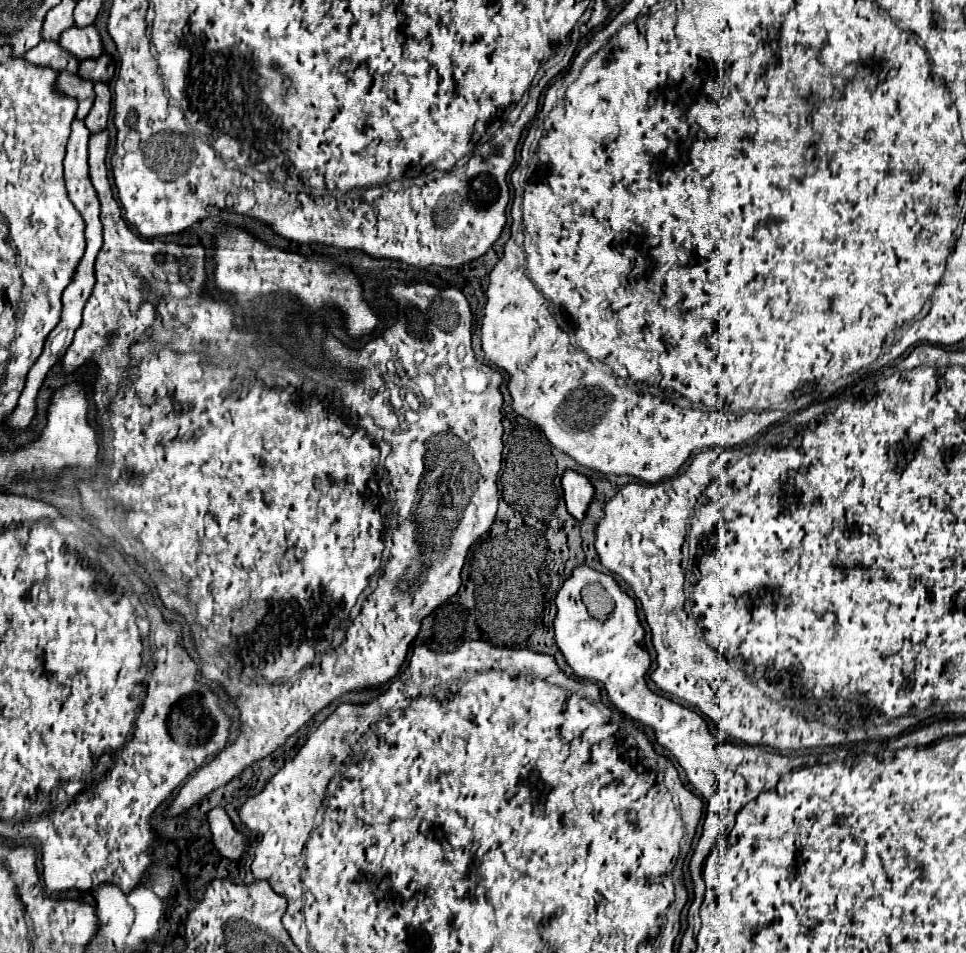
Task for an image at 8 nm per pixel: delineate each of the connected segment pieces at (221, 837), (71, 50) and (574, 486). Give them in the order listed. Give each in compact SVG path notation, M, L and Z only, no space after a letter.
M212 808L208 812L208 824L216 850L230 860L238 860L244 852L244 836L234 830L224 808Z
M72 26L62 34L60 46L78 62L88 58L98 58L102 54L102 40L94 26L86 26L86 28Z
M568 470L562 478L562 488L564 488L564 500L568 506L568 512L582 522L586 516L586 508L590 506L590 500L594 496L594 488L590 480L574 470Z

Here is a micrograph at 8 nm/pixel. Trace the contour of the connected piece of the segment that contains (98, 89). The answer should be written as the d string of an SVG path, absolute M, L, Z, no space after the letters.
M102 82L94 84L94 92L96 92L94 106L92 106L90 114L84 118L84 124L86 124L86 128L88 128L92 134L106 128L108 114L110 114L110 100L112 100L108 86L102 84Z

